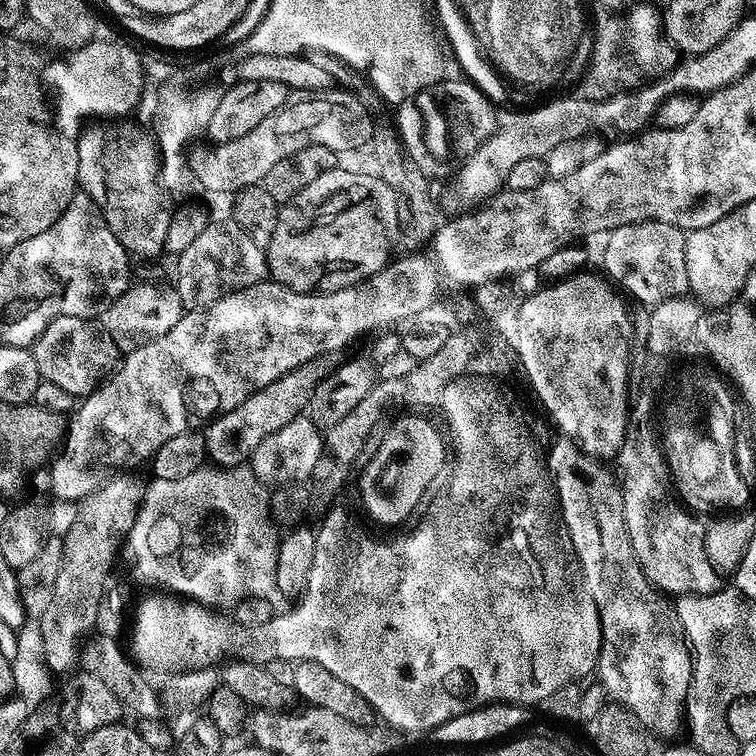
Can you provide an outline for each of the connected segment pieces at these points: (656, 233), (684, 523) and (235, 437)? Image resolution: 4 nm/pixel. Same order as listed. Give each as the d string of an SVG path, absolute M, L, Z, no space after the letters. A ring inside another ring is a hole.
M647 220L618 226L607 233L603 271L613 285L619 286L629 297L632 295L637 305L651 306L666 302L666 298L683 296L688 292L685 235L683 228L670 226L670 222Z
M636 444L620 448L614 457L614 472L622 494L622 514L634 558L640 563L642 574L652 587L669 597L705 596L721 591L722 577L714 572L706 558L701 528L681 516L665 503L661 487L652 475L652 468L644 464L644 456L636 452Z
M324 358L311 360L290 370L290 374L282 374L282 378L270 382L270 386L262 386L262 390L250 394L250 398L246 398L240 406L234 406L234 410L211 421L202 432L207 459L212 459L216 463L213 465L221 469L243 465L251 457L258 442L262 442L262 438L270 438L274 430L282 430L286 422L290 422L307 409L310 394L321 378L327 376L330 371L328 362Z

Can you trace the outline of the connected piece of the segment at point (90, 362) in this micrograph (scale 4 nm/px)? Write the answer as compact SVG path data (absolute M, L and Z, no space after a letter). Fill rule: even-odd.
M54 318L46 330L31 345L34 362L38 362L38 374L41 380L55 382L77 398L89 396L95 388L107 381L116 371L122 353L116 347L103 327L97 326L92 320L82 318Z

